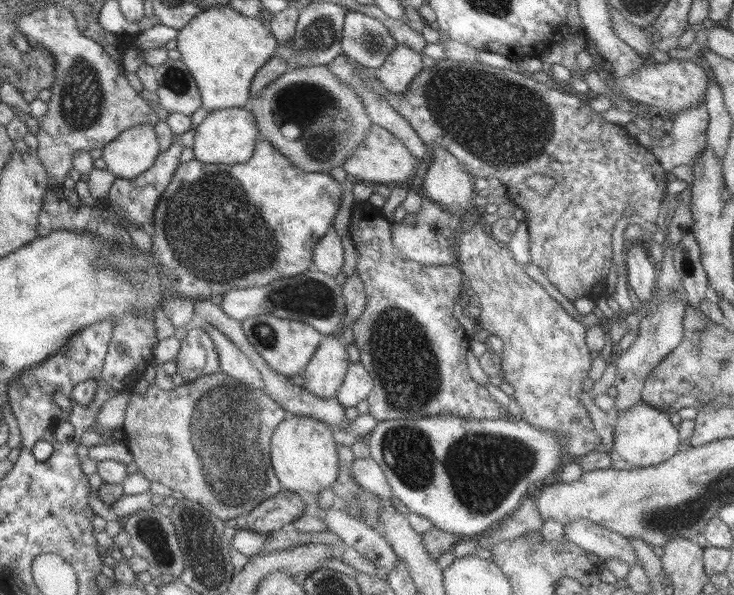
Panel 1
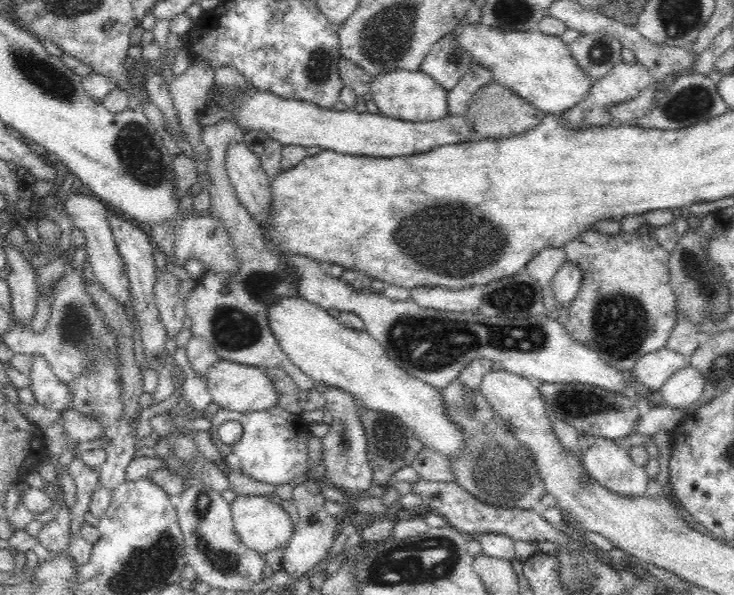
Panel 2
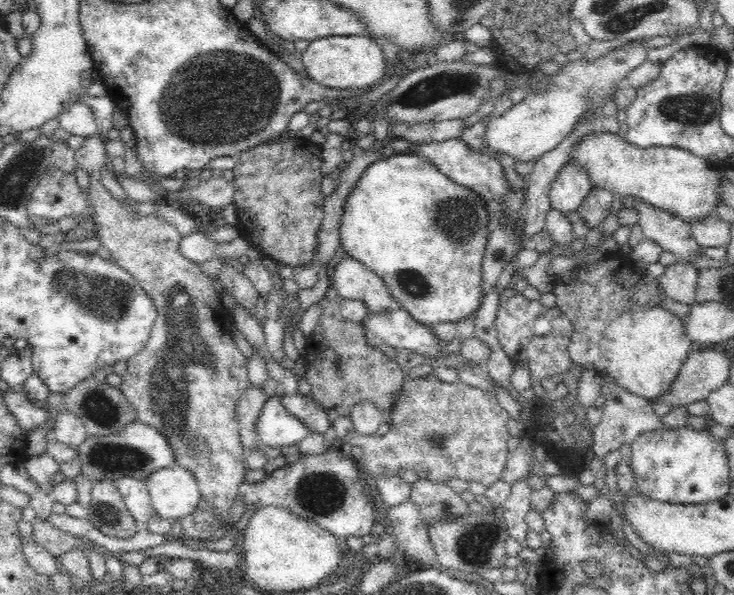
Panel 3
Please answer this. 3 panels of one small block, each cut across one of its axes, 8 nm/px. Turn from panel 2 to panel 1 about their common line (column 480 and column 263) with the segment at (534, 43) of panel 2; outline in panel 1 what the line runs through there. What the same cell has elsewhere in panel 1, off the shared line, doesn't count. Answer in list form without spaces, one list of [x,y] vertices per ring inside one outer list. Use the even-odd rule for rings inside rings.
[[[226,4],[212,6],[196,14],[175,38],[179,60],[190,72],[200,94],[200,107],[207,112],[246,108],[253,75],[274,56],[277,42],[257,16],[250,18]]]

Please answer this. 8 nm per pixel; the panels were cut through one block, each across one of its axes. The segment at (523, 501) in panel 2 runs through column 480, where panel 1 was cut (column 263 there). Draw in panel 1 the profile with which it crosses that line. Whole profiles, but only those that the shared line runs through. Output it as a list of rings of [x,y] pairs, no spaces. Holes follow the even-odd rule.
[[[217,372],[211,375],[201,376],[195,380],[186,381],[182,386],[177,386],[171,391],[161,391],[154,385],[149,385],[144,394],[131,394],[129,403],[127,403],[127,407],[125,407],[125,413],[123,413],[121,429],[124,438],[122,441],[131,453],[131,462],[135,462],[138,473],[141,474],[145,480],[149,480],[149,483],[155,482],[167,486],[169,490],[181,492],[185,499],[196,502],[199,506],[205,507],[205,510],[208,510],[213,516],[219,518],[219,520],[226,521],[229,520],[229,518],[246,515],[260,502],[263,502],[265,498],[275,496],[282,489],[271,468],[269,447],[270,438],[275,427],[286,416],[287,413],[262,391],[257,391],[257,389],[243,385],[236,382],[236,380],[228,378],[225,374]]]

